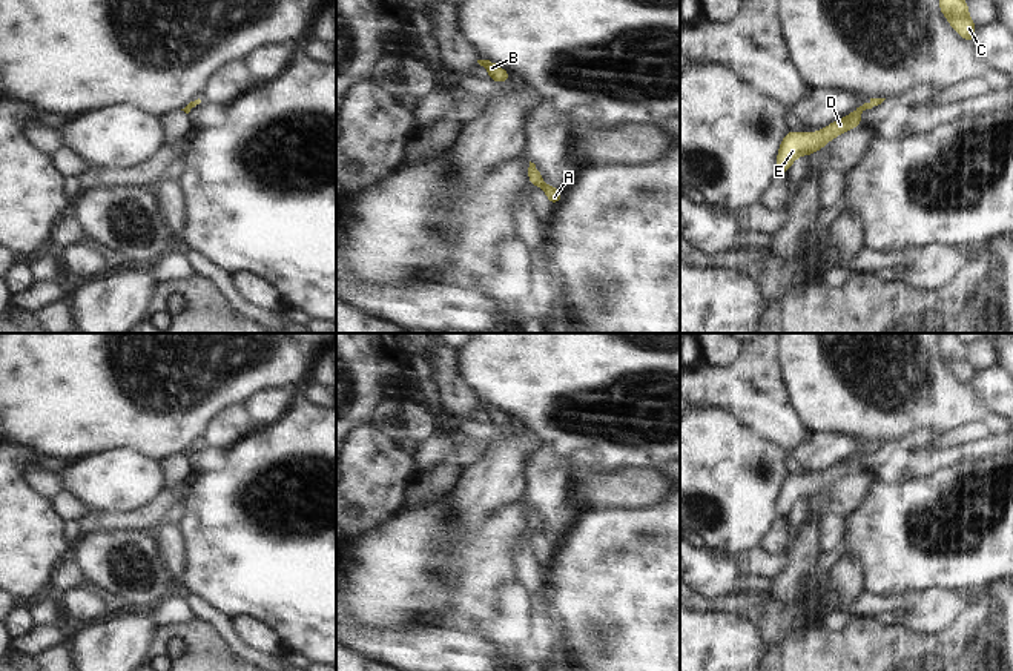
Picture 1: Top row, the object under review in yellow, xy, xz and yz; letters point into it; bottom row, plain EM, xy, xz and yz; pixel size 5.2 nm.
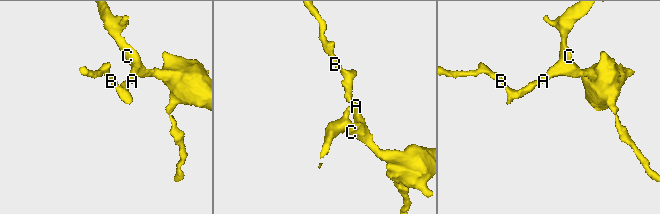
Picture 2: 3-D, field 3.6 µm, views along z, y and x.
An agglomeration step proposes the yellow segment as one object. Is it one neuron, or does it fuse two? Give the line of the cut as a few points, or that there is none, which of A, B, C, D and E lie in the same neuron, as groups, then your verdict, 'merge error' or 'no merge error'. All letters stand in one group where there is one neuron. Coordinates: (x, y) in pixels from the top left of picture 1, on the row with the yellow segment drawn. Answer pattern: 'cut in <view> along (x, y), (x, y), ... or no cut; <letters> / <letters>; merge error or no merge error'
no cut; A B C D E; no merge error

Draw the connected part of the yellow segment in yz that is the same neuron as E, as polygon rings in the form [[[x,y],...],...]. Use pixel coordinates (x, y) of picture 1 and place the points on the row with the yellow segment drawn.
[[[870,98],[863,106],[853,109],[852,114],[833,121],[832,124],[826,126],[820,132],[798,134],[789,131],[784,135],[780,144],[780,150],[777,154],[777,167],[775,167],[777,174],[787,174],[790,164],[800,155],[812,155],[818,149],[824,147],[832,138],[840,137],[843,132],[849,129],[855,129],[861,126],[861,112],[881,104],[884,100],[886,98]]]

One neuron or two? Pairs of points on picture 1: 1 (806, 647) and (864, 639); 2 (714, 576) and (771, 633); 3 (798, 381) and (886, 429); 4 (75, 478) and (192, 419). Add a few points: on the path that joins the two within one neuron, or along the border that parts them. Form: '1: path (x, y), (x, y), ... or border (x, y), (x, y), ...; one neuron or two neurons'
1: path (820, 647), (851, 647); one neuron
2: border (696, 591), (708, 599), (729, 596); two neurons
3: path (820, 381), (834, 381), (864, 412); one neuron
4: border (97, 452), (138, 450), (158, 462); two neurons

